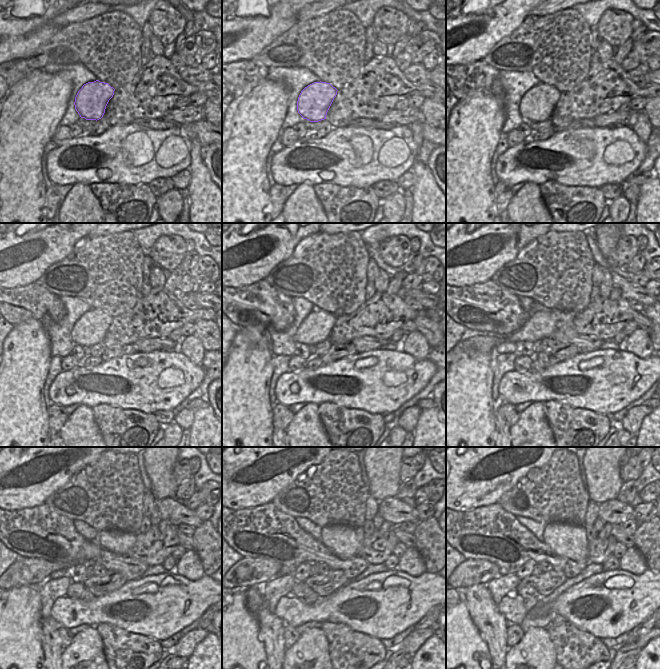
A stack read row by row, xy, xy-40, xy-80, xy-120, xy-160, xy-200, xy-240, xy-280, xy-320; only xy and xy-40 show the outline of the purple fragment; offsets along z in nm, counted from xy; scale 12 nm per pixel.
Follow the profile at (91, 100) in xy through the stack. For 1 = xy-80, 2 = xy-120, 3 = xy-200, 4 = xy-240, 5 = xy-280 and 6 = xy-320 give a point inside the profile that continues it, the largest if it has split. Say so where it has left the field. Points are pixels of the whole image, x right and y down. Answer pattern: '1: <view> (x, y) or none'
1: xy-80 (537, 105)
2: xy-120 (91, 328)
3: xy-200 (540, 325)
4: xy-240 (24, 571)
5: xy-280 (247, 572)
6: xy-320 (472, 571)

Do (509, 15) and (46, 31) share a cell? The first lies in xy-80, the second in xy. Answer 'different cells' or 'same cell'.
same cell

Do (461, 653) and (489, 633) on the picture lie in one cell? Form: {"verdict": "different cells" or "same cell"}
{"verdict": "different cells"}

